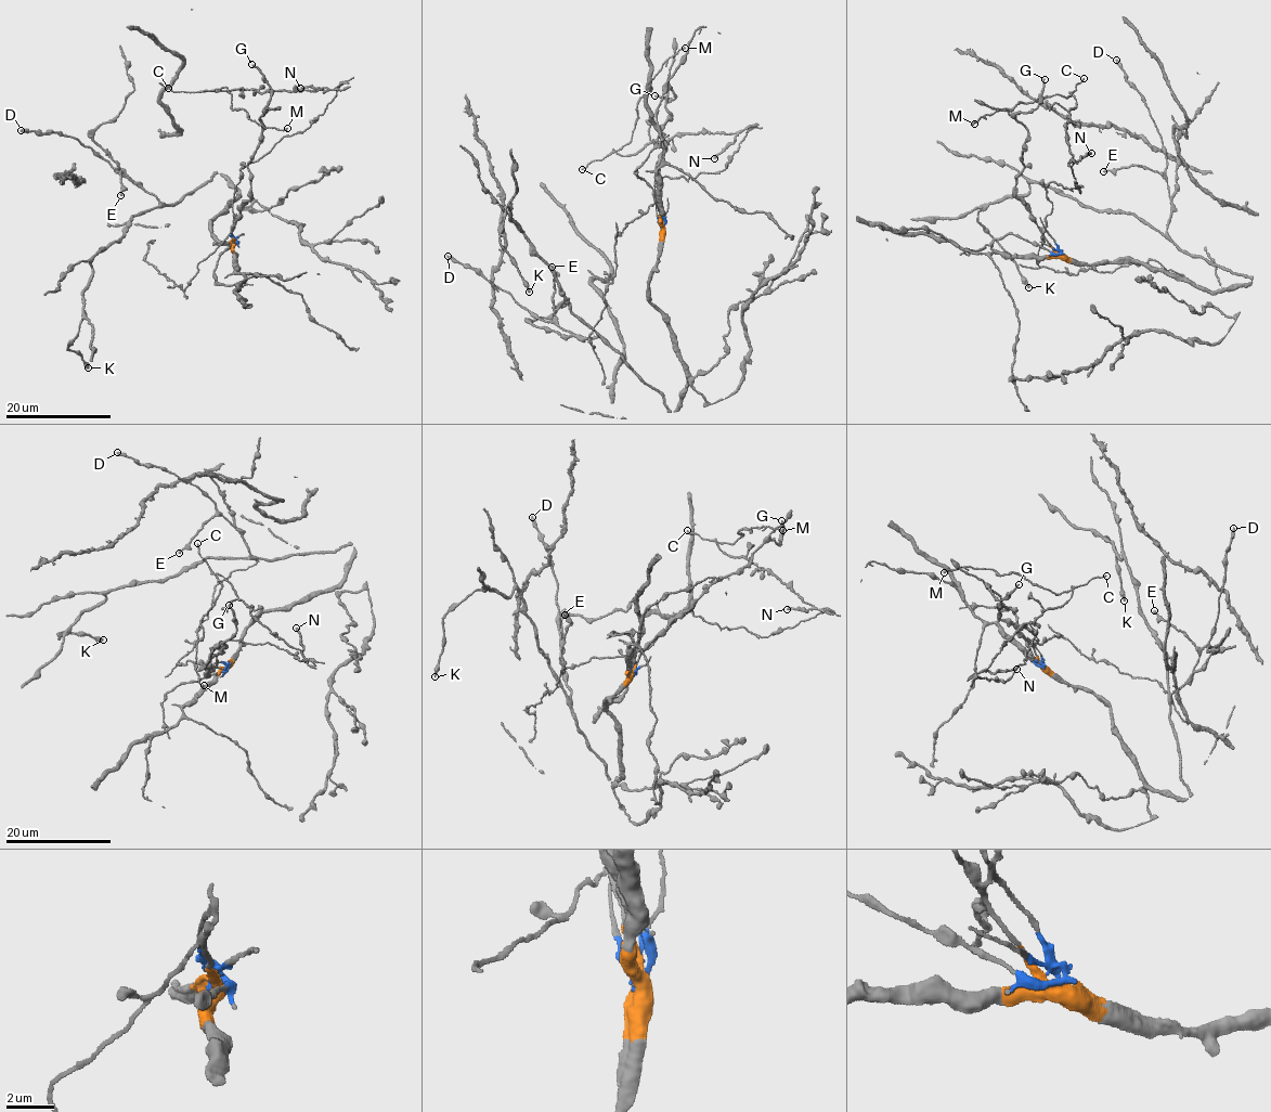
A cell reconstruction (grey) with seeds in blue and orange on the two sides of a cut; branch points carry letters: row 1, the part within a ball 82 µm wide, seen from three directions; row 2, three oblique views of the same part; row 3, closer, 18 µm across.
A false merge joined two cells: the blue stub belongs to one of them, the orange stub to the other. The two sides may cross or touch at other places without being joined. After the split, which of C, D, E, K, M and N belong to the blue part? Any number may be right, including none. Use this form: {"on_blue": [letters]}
{"on_blue": ["C", "M", "N"]}

